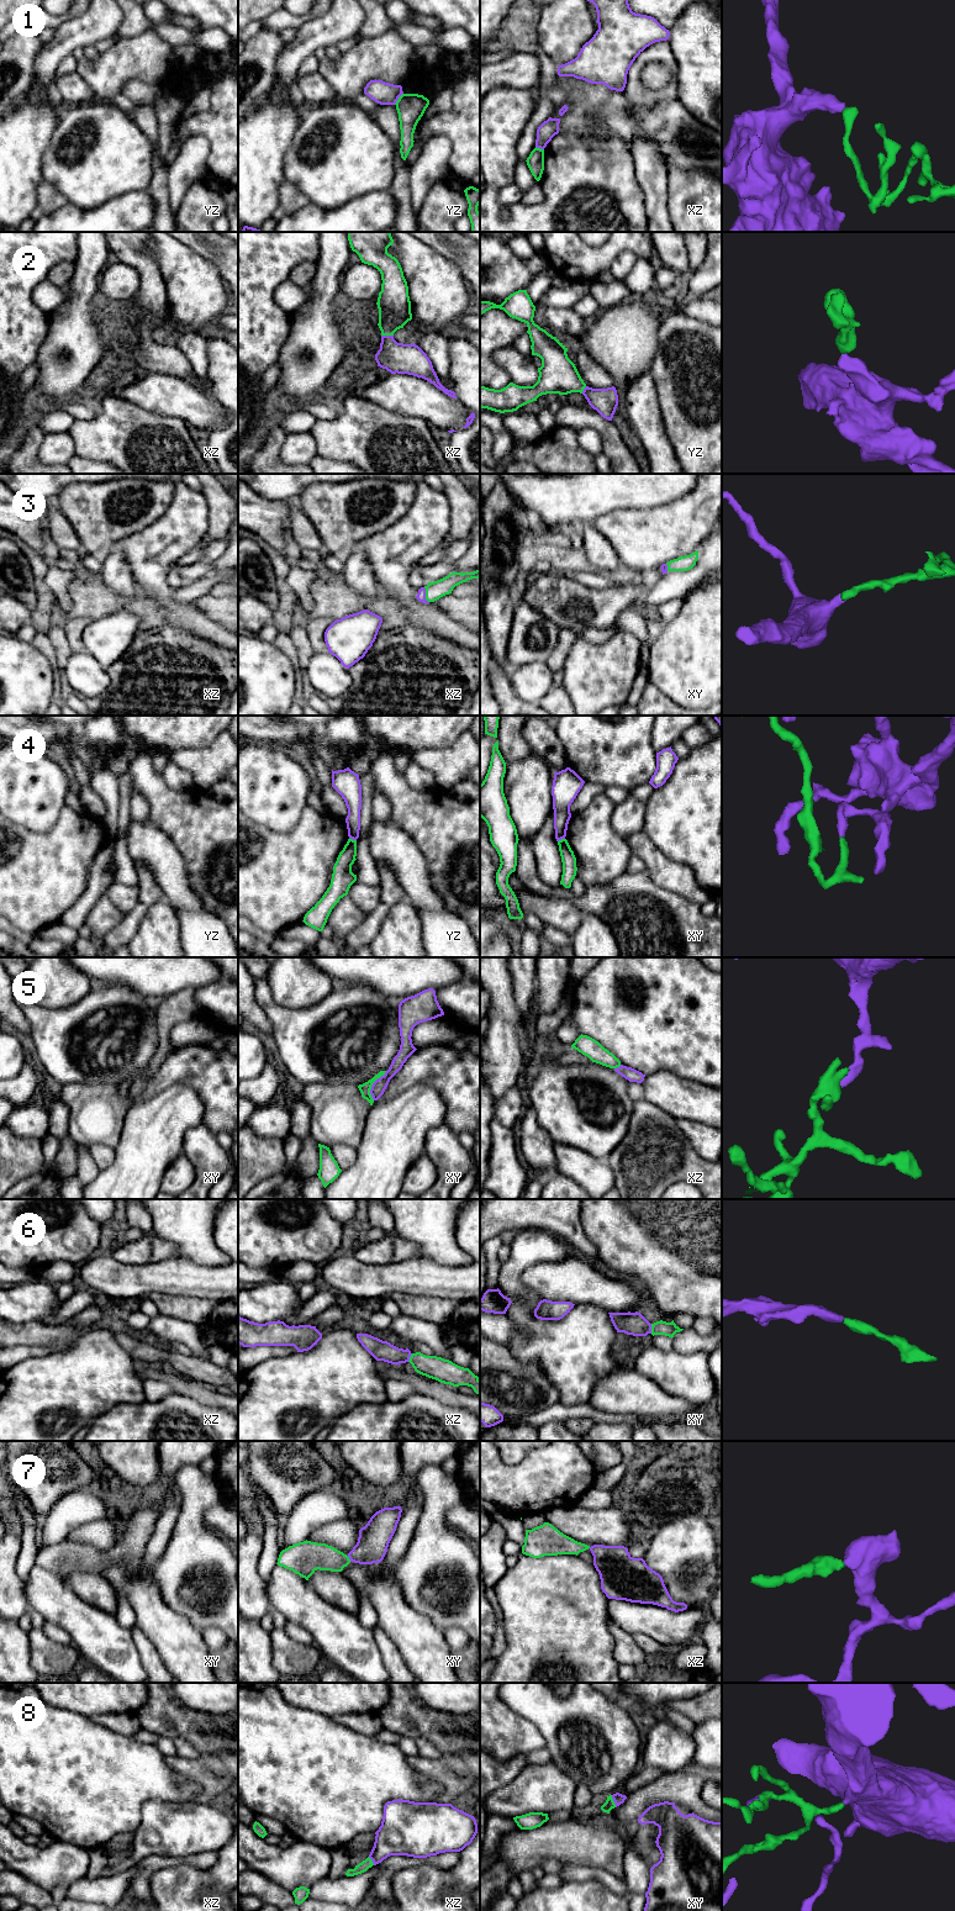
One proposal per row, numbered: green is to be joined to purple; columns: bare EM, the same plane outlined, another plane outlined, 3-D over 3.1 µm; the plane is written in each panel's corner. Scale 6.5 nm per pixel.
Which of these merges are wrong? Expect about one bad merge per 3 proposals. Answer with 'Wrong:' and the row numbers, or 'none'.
Wrong: 1, 4, 5

